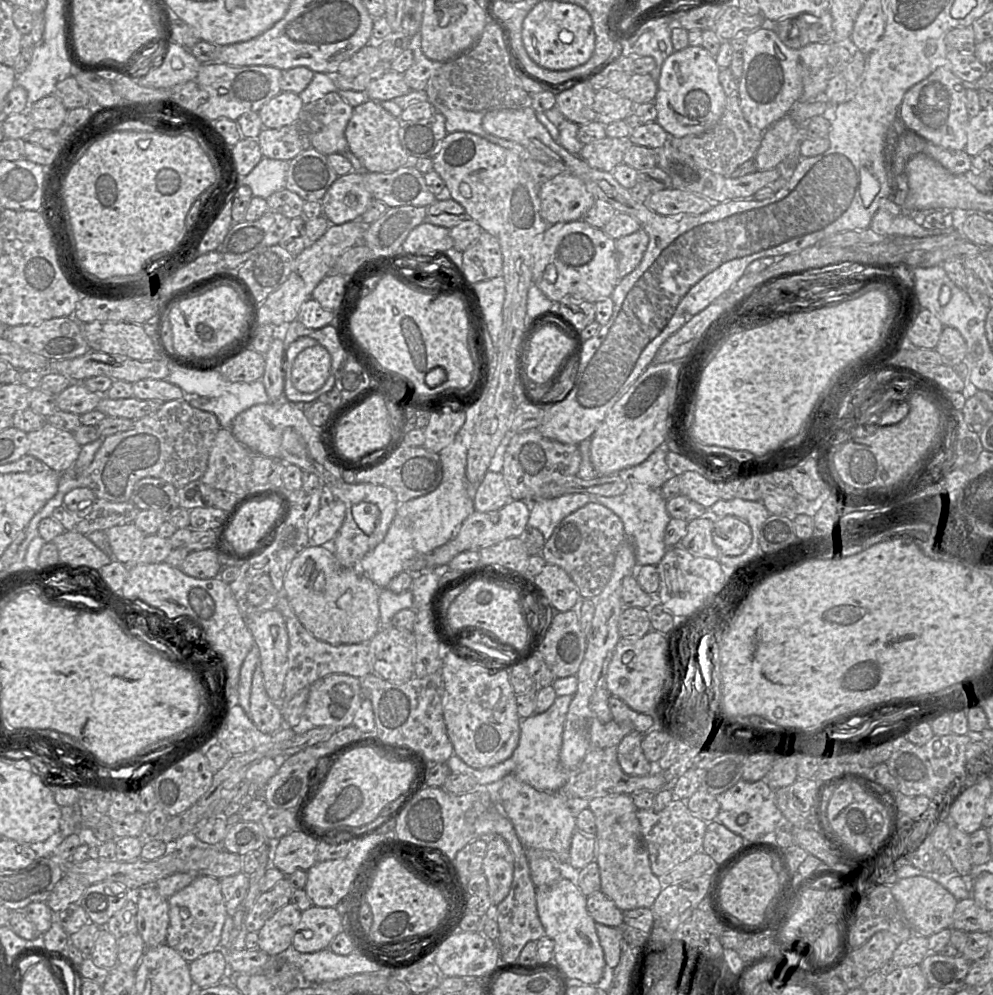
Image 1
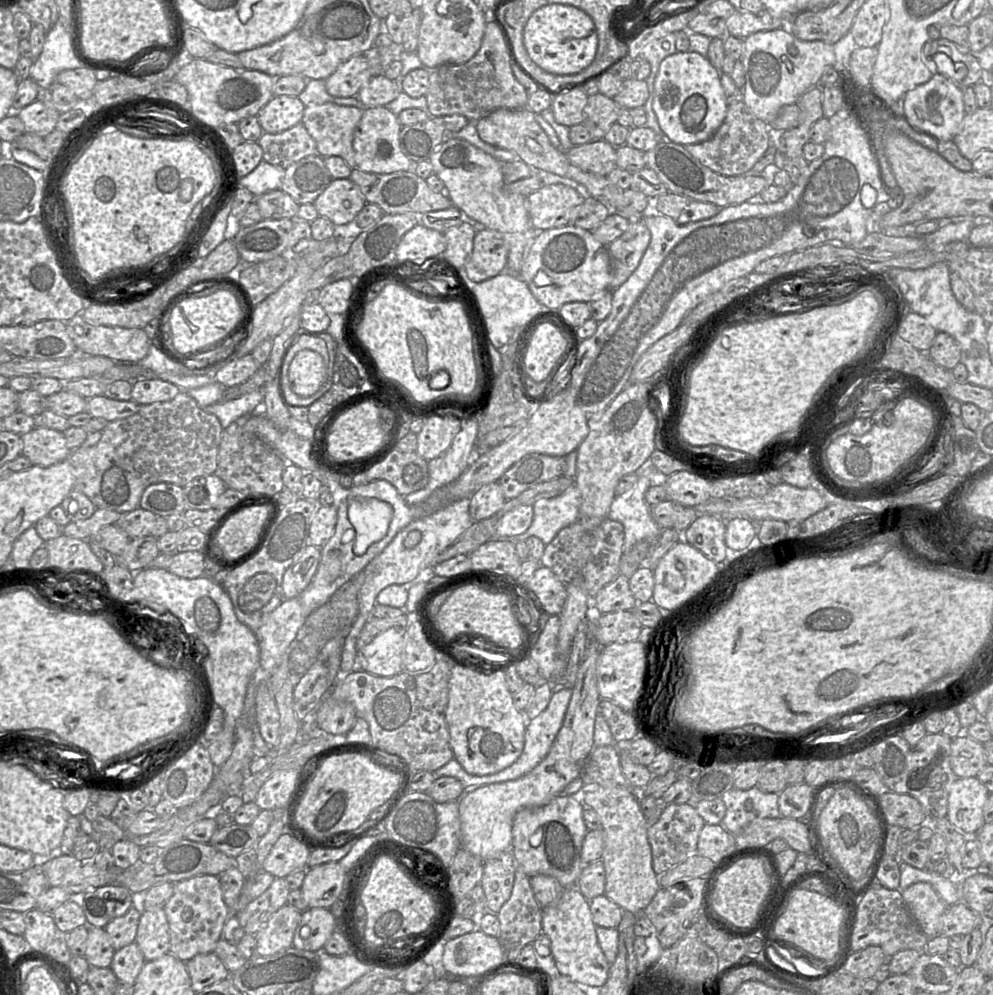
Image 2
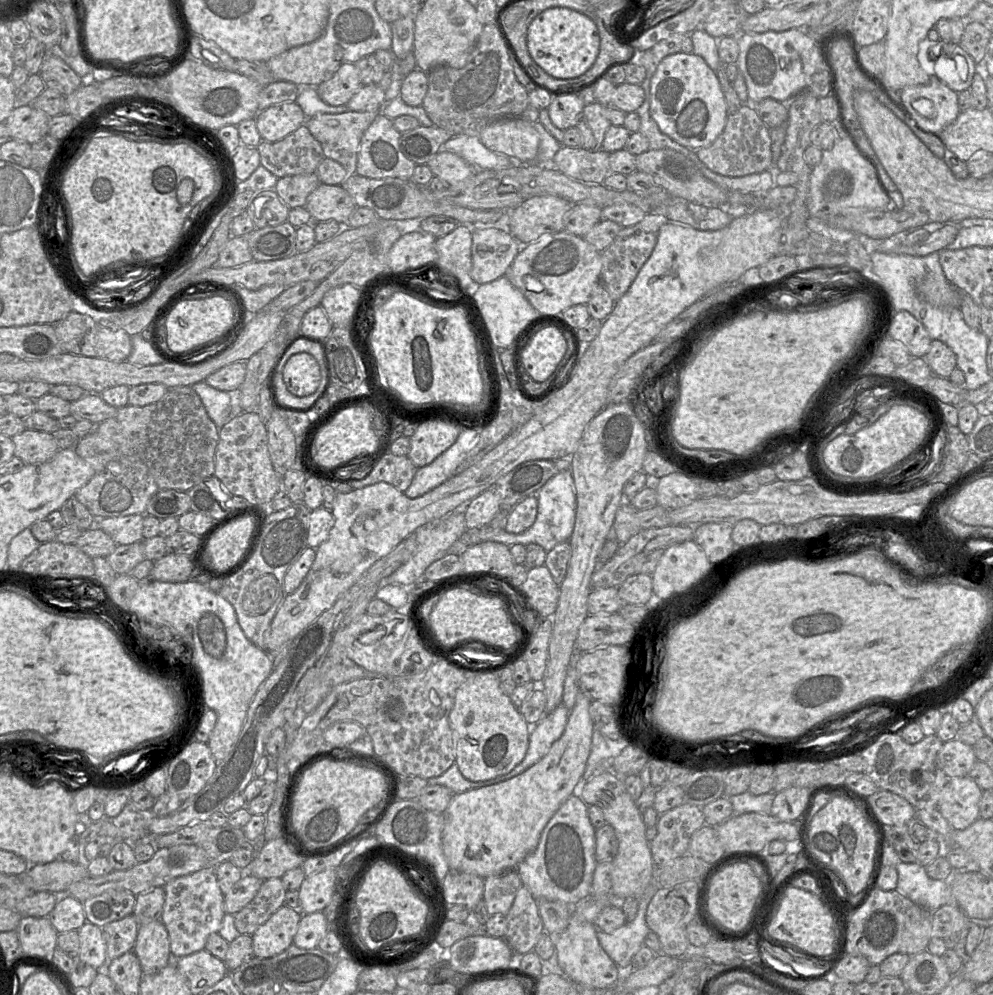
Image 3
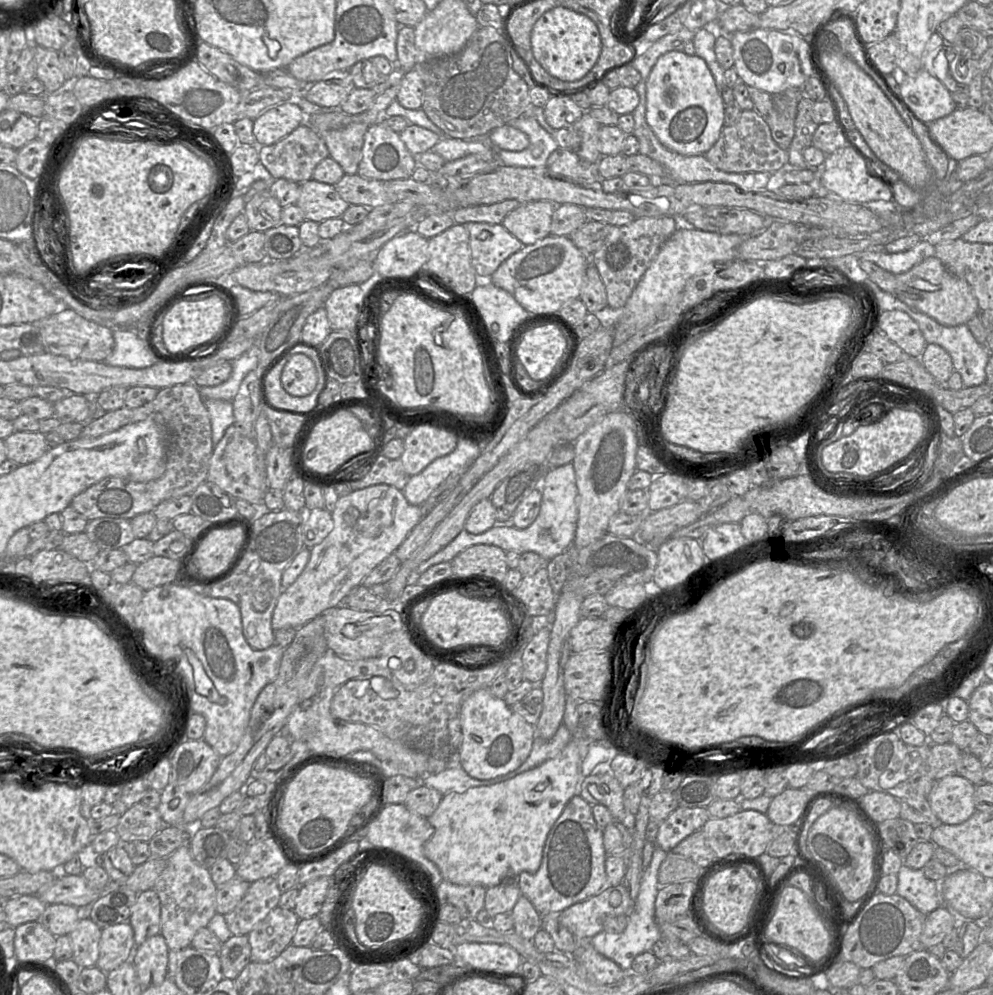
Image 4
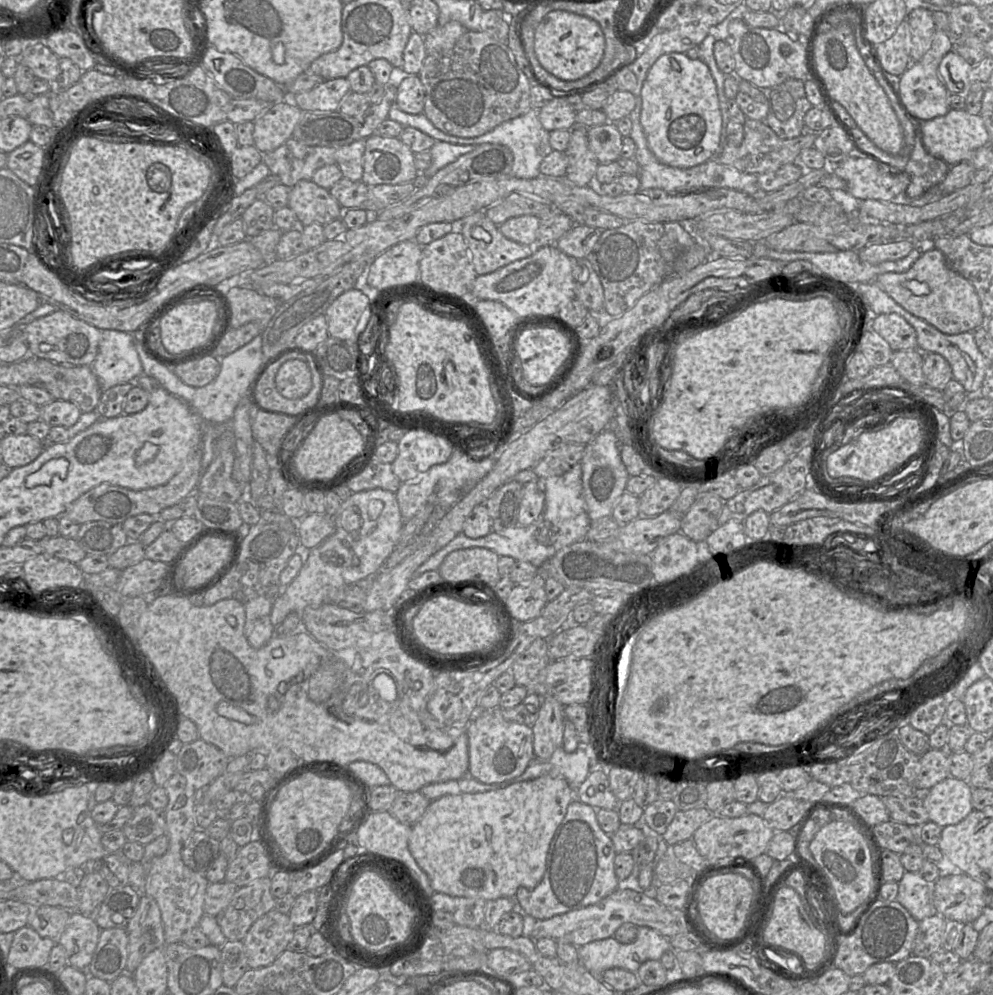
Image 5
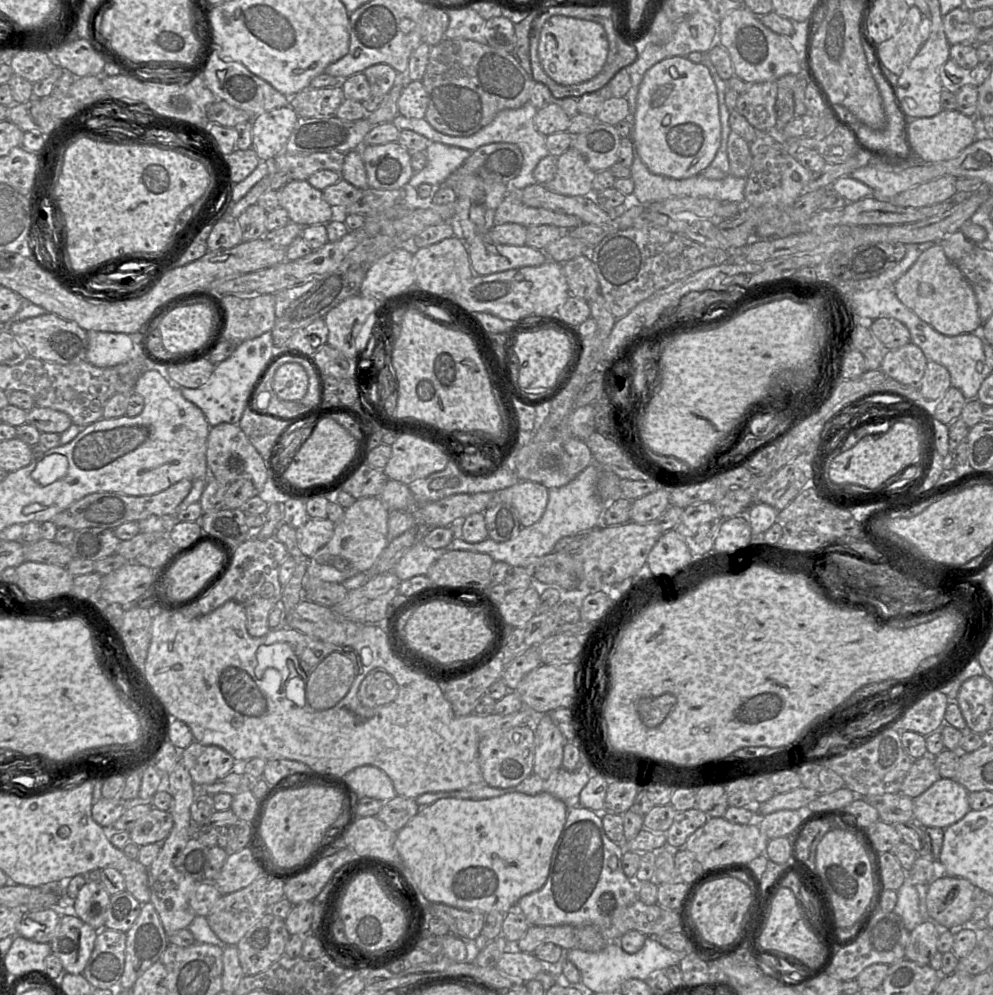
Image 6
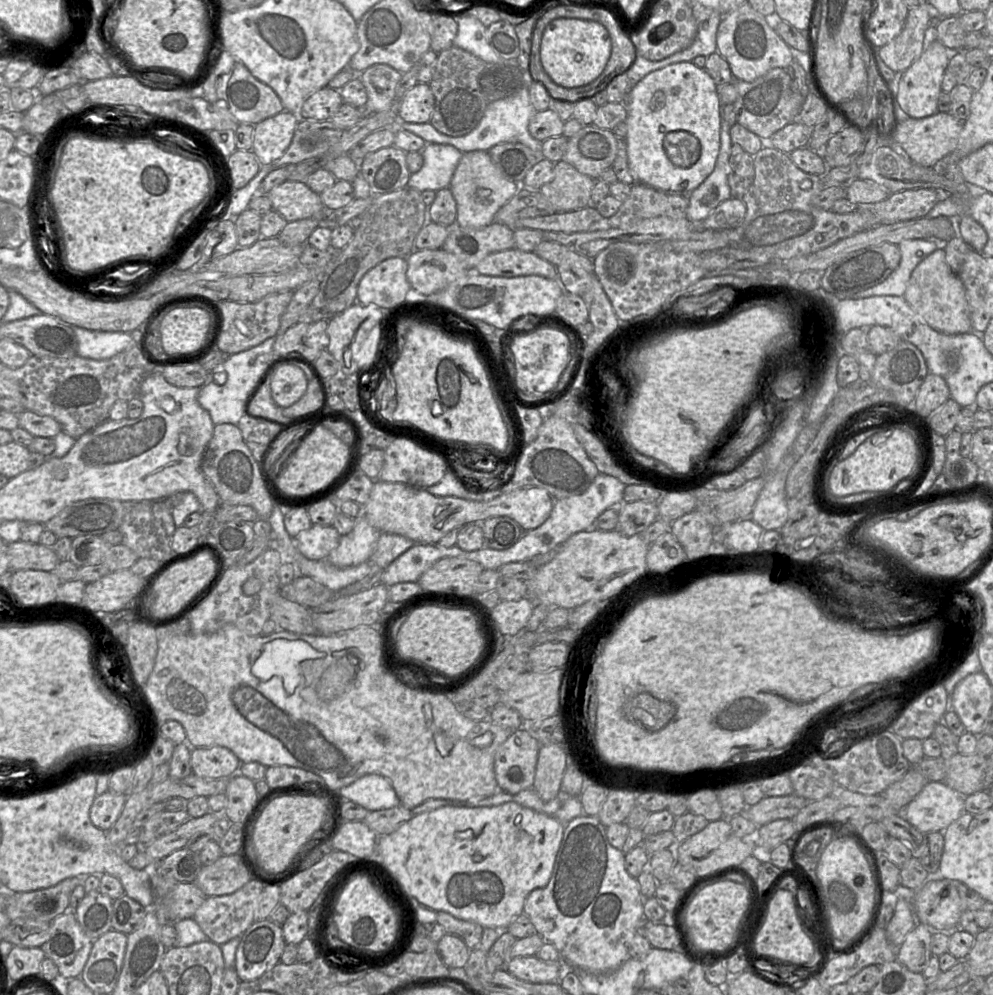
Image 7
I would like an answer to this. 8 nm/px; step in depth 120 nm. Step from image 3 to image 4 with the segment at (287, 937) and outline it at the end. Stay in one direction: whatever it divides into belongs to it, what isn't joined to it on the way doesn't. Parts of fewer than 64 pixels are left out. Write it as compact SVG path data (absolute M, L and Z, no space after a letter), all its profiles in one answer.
M273 908L247 935L251 961L267 963L279 956L291 944L299 920L294 910Z

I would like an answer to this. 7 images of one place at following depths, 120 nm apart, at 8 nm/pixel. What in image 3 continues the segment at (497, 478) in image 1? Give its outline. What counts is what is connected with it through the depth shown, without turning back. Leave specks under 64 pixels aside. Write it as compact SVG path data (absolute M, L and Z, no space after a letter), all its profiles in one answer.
M489 489L465 505L465 522L467 529L477 529L488 525L500 511L497 495Z

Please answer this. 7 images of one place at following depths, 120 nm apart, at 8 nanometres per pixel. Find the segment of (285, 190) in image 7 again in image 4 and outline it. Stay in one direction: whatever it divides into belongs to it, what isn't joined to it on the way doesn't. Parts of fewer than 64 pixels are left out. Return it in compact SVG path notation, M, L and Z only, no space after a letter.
M310 179L301 184L296 205L302 210L305 220L321 223L342 217L350 204L340 197L334 185Z

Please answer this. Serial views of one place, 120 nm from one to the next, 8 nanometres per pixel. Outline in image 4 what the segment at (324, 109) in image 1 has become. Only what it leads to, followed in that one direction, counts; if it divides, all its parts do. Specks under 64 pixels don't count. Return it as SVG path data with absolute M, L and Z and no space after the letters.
M351 123L338 130L329 130L319 134L334 159L345 174L357 174L361 160L364 136L369 125Z

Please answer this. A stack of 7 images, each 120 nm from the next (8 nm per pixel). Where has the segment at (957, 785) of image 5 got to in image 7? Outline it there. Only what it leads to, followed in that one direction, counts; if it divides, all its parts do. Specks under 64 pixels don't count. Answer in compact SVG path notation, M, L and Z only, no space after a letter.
M928 781L902 814L922 834L943 832L964 812L964 798L943 781Z

